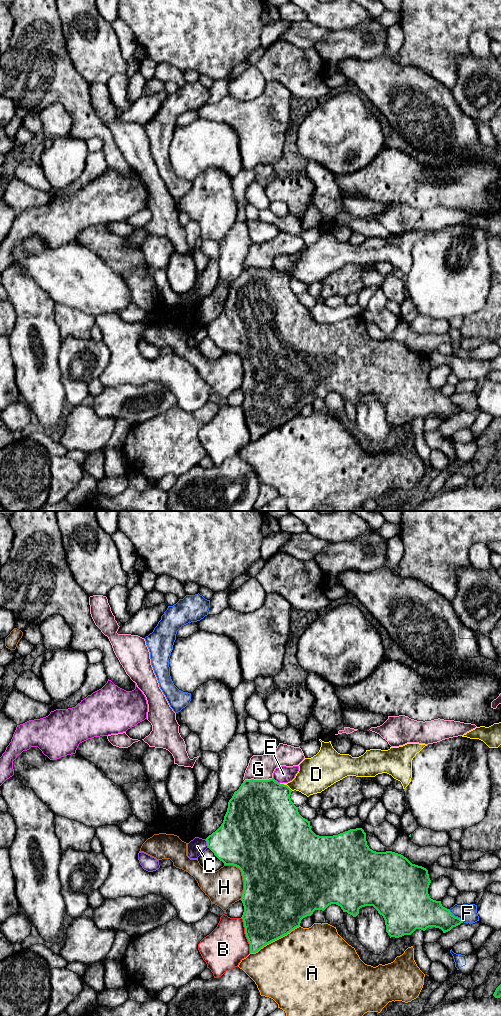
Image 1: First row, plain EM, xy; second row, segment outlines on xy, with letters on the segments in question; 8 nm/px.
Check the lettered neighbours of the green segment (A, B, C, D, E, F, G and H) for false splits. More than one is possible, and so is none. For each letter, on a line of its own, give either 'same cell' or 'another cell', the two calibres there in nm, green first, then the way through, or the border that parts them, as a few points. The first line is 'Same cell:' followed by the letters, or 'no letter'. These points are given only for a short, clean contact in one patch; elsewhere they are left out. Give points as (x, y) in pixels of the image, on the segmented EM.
Same cell: no letter
A: another cell; 460 nm thick on the green side, 500 nm on the other
B: another cell; 420 nm thick on the green side, 340 nm on the other
C: another cell; 380 nm thick on the green side, 140 nm on the other; border along xy (205, 839), (208, 847)
D: another cell; 440 nm thick on the green side, 280 nm on the other
E: another cell; 480 nm thick on the green side, 140 nm on the other
F: another cell; 240 nm thick on the green side, 140 nm on the other
G: another cell; 500 nm thick on the green side, 200 nm on the other
H: another cell; 500 nm thick on the green side, 300 nm on the other

